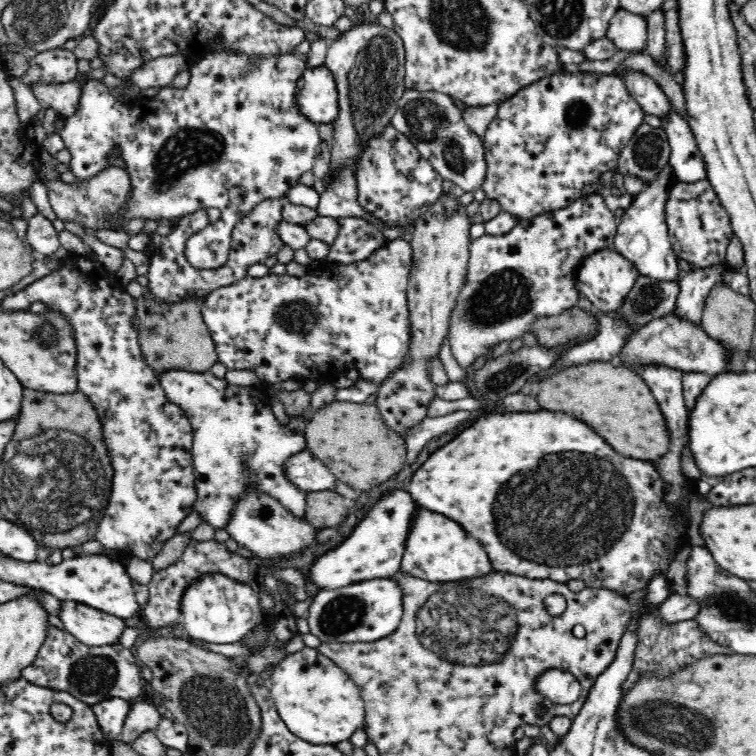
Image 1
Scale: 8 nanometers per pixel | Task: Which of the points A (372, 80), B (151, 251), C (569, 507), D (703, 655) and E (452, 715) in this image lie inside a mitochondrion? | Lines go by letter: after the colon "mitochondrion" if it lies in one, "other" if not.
A: mitochondrion
B: other
C: mitochondrion
D: other
E: other

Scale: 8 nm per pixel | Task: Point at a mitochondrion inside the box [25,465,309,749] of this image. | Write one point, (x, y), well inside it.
(94, 675)

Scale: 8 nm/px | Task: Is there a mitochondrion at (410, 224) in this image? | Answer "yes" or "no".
no

